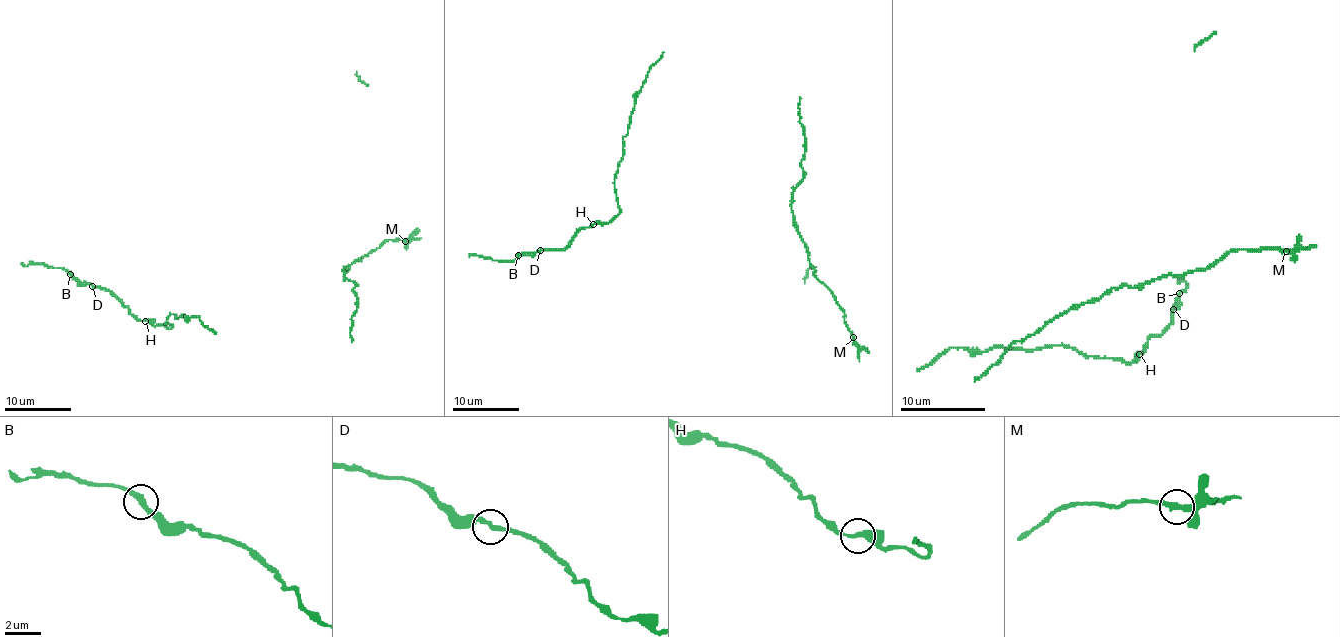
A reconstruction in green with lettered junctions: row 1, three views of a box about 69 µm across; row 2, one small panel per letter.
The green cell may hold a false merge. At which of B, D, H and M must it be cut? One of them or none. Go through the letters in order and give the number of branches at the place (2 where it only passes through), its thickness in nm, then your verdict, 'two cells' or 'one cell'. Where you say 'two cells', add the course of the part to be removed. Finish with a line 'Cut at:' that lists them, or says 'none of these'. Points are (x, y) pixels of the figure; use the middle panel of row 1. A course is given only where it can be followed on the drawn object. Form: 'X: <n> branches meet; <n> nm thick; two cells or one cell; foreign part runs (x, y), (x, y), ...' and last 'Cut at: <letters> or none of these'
B: 2 branches meet; 280 nm thick; one cell
D: 2 branches meet; 240 nm thick; one cell
H: 2 branches meet; 280 nm thick; one cell
M: 2 branches meet; 260 nm thick; two cells; foreign part runs (852, 338), (859, 361)
Cut at: M

